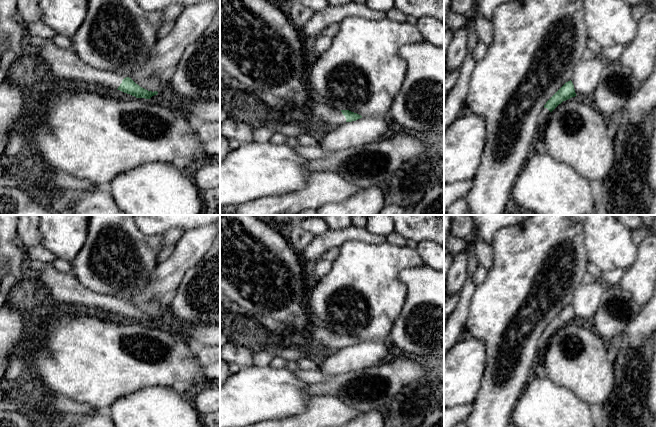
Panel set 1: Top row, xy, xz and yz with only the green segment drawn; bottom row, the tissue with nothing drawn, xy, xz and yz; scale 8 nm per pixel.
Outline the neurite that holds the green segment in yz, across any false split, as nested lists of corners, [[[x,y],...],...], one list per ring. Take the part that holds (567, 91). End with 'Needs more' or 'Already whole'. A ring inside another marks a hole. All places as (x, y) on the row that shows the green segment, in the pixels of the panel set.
[[[570,80],[566,82],[544,105],[538,117],[539,133],[546,125],[551,112],[563,101],[566,101],[575,96],[577,95],[575,93],[574,85]]]. Needs more

